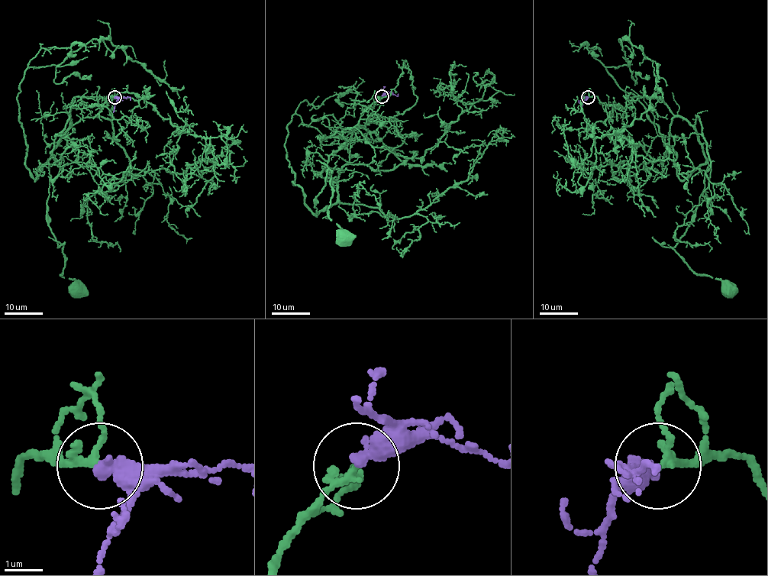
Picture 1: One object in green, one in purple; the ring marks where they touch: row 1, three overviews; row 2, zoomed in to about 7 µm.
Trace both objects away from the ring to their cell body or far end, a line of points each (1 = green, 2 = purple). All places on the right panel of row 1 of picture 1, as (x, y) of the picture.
1: (588, 97), (624, 108), (659, 97), (692, 127), (704, 190), (680, 240), (662, 244), (730, 289)
2: (588, 97), (583, 100), (580, 112)

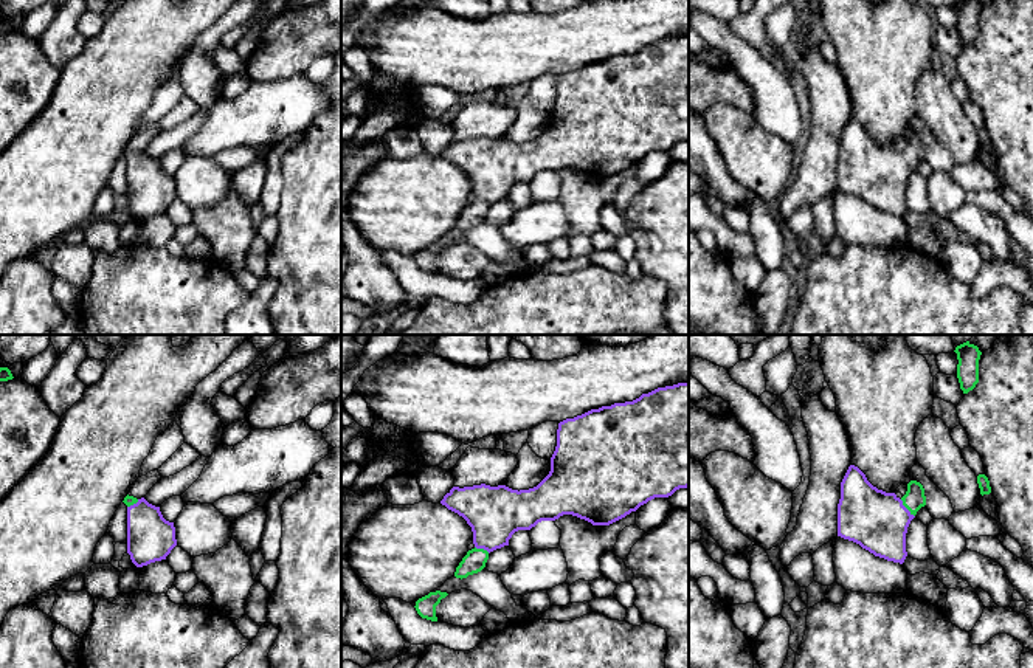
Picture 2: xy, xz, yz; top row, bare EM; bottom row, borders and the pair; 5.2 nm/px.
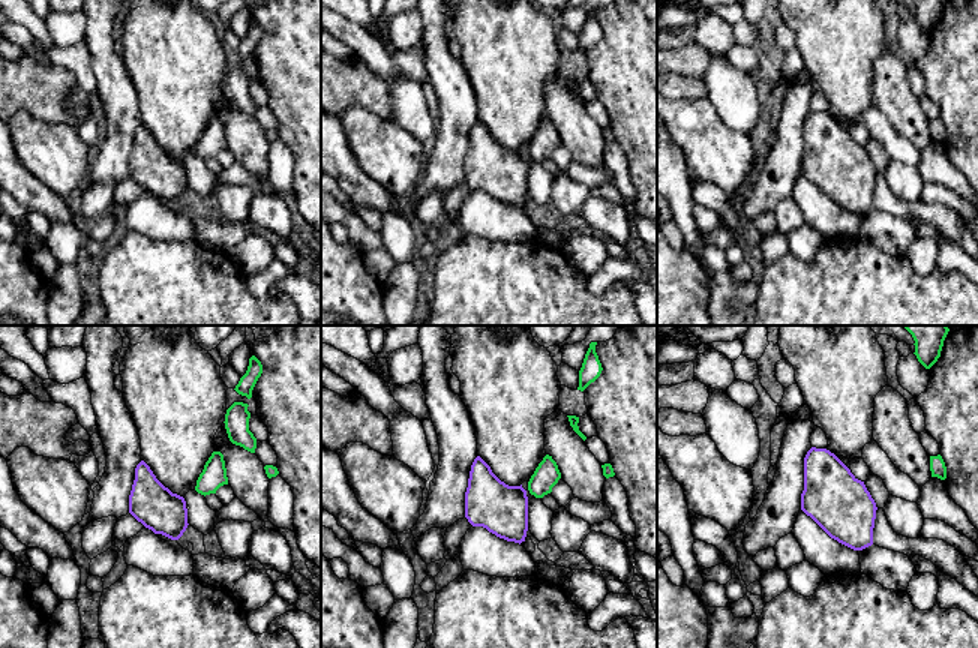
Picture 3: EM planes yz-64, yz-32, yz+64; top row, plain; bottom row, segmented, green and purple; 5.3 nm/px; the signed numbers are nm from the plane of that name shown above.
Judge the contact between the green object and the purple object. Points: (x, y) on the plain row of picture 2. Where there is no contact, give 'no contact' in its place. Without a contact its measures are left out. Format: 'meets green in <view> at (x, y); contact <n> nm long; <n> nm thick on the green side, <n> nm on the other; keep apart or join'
meets green in yz at (906, 160); contact 120 nm long; 110 nm thick on the green side, 320 nm on the other; join

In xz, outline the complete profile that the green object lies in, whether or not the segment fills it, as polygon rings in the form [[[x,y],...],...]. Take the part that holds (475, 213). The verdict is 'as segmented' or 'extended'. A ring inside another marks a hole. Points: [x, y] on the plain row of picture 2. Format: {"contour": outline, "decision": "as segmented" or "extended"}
{"contour": [[[689,36],[658,40],[639,51],[591,62],[558,76],[557,99],[551,110],[549,127],[534,141],[512,143],[506,138],[453,139],[440,153],[448,163],[462,169],[473,184],[475,200],[456,220],[456,231],[467,231],[485,220],[489,206],[509,198],[518,183],[530,183],[541,174],[555,174],[572,167],[593,178],[610,178],[655,150],[669,150],[689,139]]], "decision": "extended"}

